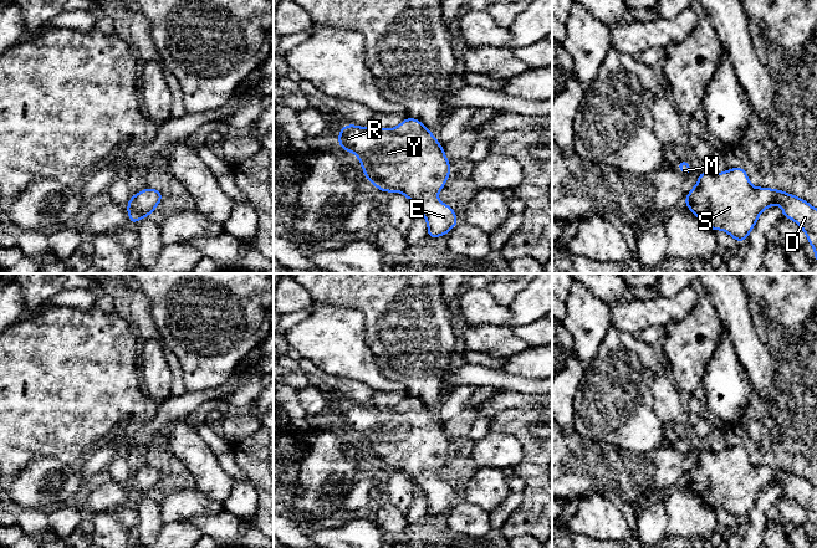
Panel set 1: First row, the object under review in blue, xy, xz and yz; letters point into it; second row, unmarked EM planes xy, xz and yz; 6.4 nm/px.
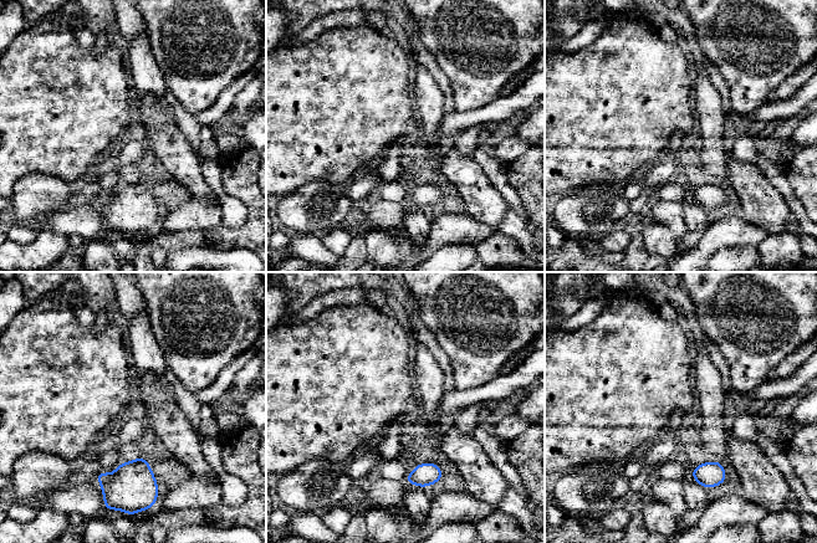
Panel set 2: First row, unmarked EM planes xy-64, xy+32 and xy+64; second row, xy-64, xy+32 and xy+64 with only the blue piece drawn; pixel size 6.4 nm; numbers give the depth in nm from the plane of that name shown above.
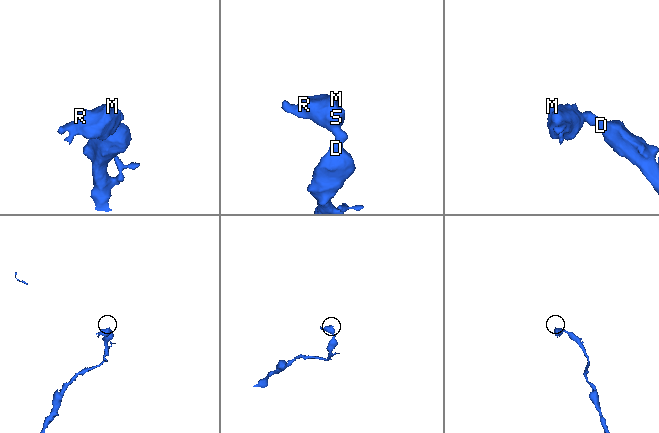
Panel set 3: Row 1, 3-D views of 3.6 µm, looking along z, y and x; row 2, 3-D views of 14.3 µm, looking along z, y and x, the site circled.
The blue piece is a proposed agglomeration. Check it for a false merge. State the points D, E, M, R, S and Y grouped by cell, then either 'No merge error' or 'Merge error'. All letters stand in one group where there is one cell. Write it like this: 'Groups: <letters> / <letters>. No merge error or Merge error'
Groups: D E M R S Y. No merge error

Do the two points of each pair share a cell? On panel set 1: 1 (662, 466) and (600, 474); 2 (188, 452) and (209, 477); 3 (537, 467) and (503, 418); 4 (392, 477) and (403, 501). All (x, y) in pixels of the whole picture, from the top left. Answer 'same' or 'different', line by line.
1: same
2: same
3: same
4: same

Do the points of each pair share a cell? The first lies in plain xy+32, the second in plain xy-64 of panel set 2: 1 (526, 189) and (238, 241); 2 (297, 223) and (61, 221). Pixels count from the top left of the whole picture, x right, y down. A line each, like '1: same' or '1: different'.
1: same
2: different

